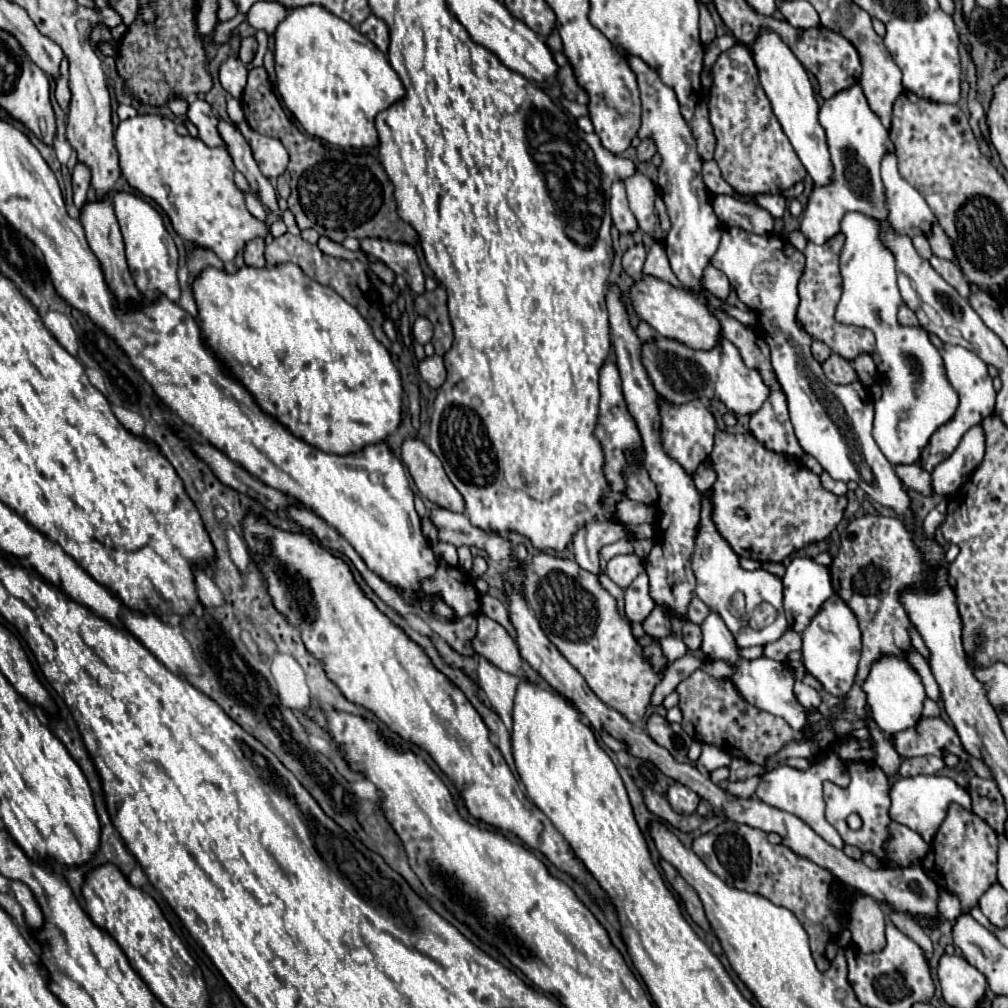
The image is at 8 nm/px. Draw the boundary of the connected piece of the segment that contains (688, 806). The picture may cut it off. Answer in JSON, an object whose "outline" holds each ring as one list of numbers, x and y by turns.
{"outline":[[675,782,673,786,669,786,667,790,667,800,671,804,671,808,683,816,689,816,689,814,695,814,697,810,697,804,701,802,701,798,687,786]]}

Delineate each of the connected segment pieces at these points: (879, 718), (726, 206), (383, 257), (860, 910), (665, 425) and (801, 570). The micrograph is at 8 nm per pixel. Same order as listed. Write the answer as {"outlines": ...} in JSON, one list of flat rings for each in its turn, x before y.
{"outlines":[[[883,656,877,664,873,664,871,674,863,688,867,692,873,720,885,734,895,736,895,734,905,732,907,728,913,728,917,724,917,720,921,716,921,706,925,700,925,690,923,690,921,678,907,662]],[[715,196,713,210,723,226,737,226,753,234,769,234,773,216,757,204,745,204,733,196]],[[365,238,361,242,361,250,381,260,395,274,403,276,408,287,415,293,423,294,426,291,425,276,413,246,381,238]],[[859,896,849,908,851,940,861,952,879,952,885,942,885,914,871,896]],[[665,398,659,400,659,416,661,416,661,438,663,438,663,450,687,470,687,474,695,474,697,466,705,462,713,450,713,434,717,430,713,414,707,410,707,406,701,400,691,400,685,404,673,404]],[[793,558,783,576,783,608,789,628,801,634,807,628,807,622,811,622,815,614,819,614,819,606,823,606,823,602,831,598,831,594,831,574,827,566,815,564,811,558]]]}

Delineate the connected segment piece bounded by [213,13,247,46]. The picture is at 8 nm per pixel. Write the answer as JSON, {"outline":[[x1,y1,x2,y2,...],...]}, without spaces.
{"outline":[[238,13,233,19,219,22,214,29,213,40,217,45,224,45,228,42,231,32,242,22,246,21,247,15]]}

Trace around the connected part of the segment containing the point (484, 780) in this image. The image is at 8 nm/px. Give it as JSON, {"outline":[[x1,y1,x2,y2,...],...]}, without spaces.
{"outline":[[255,514,243,520,243,538,263,562,261,570,275,608,301,630,305,648,323,662,327,676,337,684,341,694,371,710,403,740,425,748,439,768,463,790,467,810,473,818,513,832,529,848,543,852,557,868,589,884,595,900,607,904,605,892,573,856,565,838,525,798,501,752,491,744,487,726,463,692,431,664,425,652,401,628,393,626,361,594,349,566,305,534,277,530,265,520,257,520]]}

